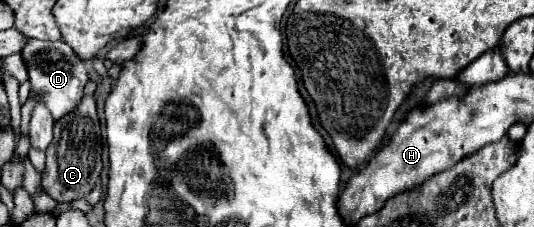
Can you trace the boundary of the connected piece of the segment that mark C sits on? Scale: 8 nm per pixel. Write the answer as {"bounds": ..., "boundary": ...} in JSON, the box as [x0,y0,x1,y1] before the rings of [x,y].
{"bounds":[42,96,102,202],"boundary":[[[84,96],[80,108],[72,110],[66,120],[66,142],[58,138],[46,150],[46,170],[42,172],[42,188],[48,196],[58,202],[70,202],[84,198],[92,192],[102,172],[102,142],[100,142],[100,120],[96,114],[96,104],[92,96]]]}

